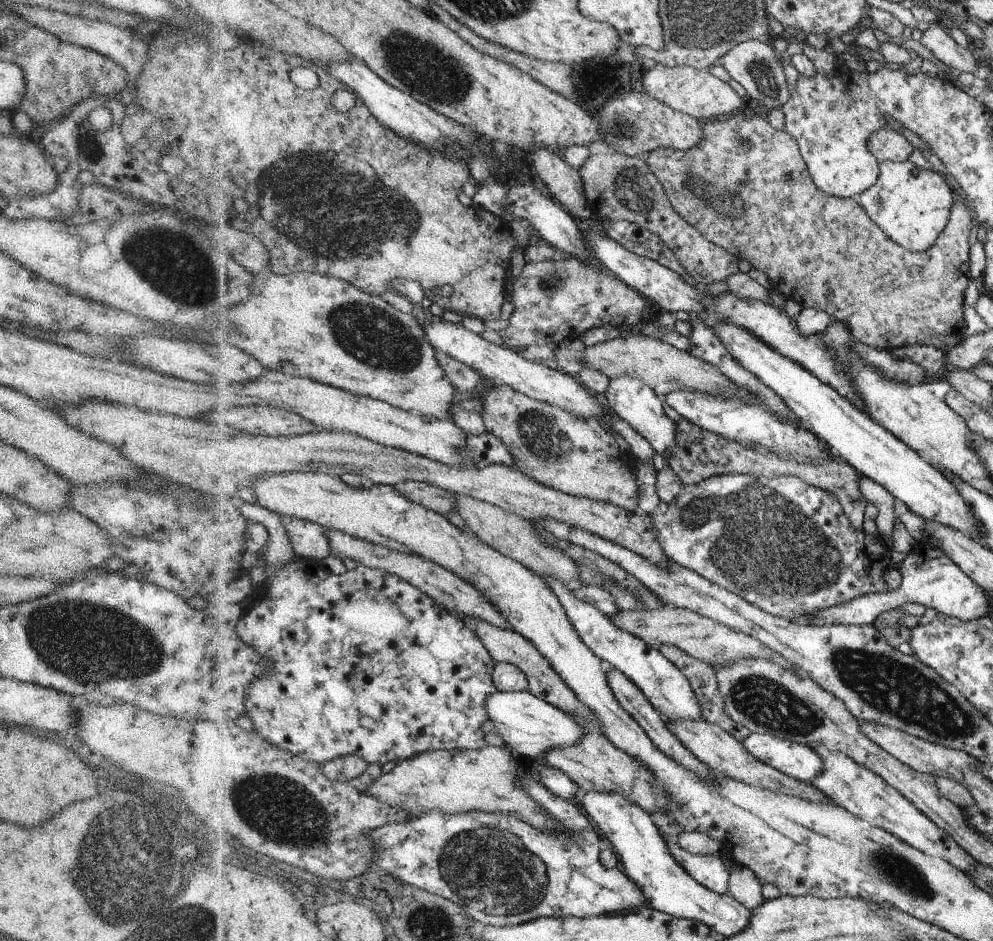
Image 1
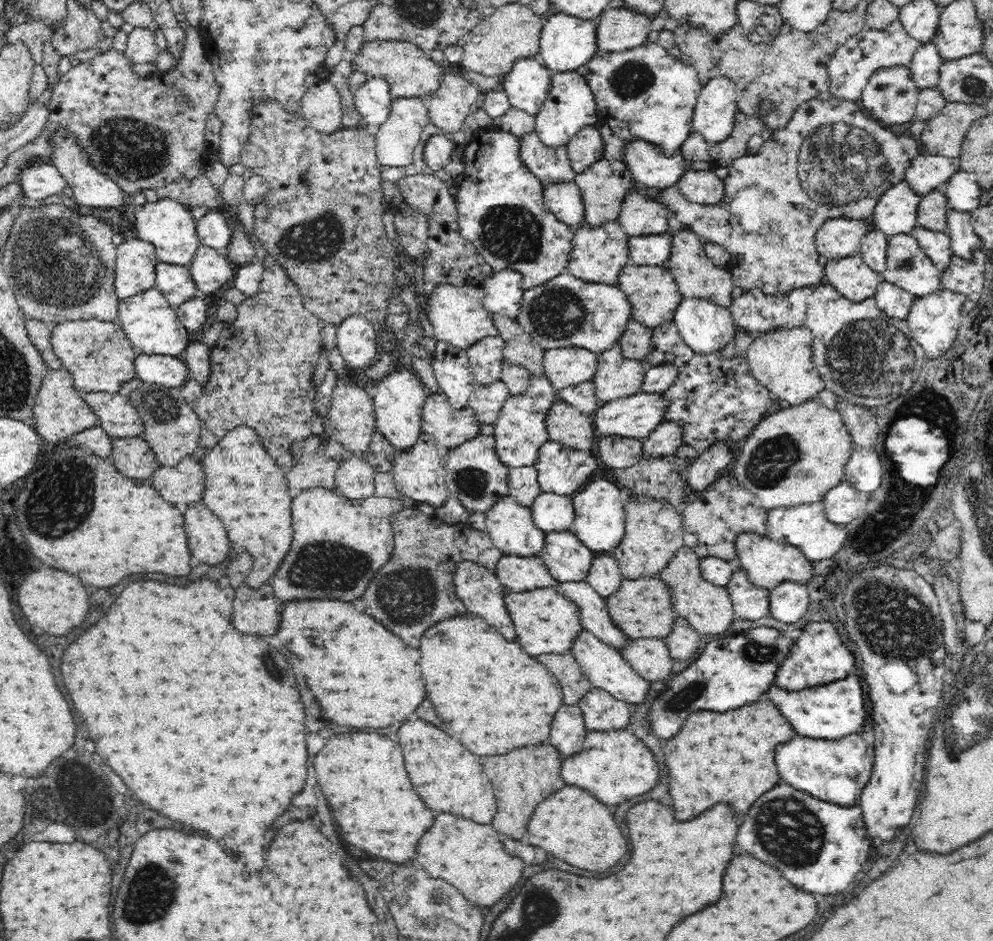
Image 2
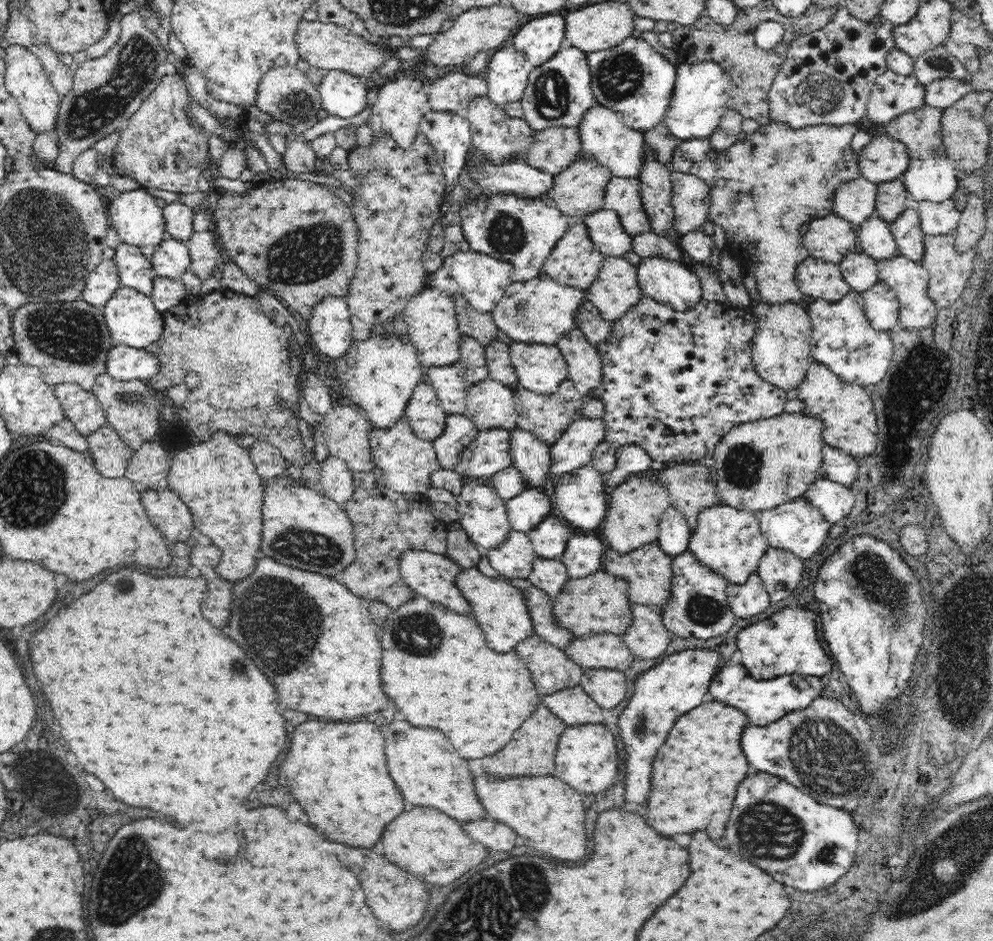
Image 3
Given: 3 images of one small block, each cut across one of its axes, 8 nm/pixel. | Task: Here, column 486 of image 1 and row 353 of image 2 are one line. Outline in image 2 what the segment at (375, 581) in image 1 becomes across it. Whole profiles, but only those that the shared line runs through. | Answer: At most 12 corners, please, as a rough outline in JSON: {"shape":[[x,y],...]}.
{"shape":[[652,329],[646,369],[677,370],[663,420],[697,452],[738,447],[774,401],[746,353]]}

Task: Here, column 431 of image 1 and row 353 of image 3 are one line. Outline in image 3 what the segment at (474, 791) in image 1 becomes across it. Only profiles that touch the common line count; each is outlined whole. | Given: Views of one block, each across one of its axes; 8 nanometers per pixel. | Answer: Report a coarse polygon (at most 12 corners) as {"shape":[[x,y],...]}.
{"shape":[[752,306],[758,374],[785,391],[815,361],[807,309]]}

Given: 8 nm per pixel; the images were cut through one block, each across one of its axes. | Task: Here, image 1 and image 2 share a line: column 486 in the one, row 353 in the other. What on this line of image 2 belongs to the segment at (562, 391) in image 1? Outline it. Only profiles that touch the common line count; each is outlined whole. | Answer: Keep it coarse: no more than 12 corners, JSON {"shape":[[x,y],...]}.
{"shape":[[362,315],[337,326],[336,347],[348,368],[378,356],[377,331]]}

